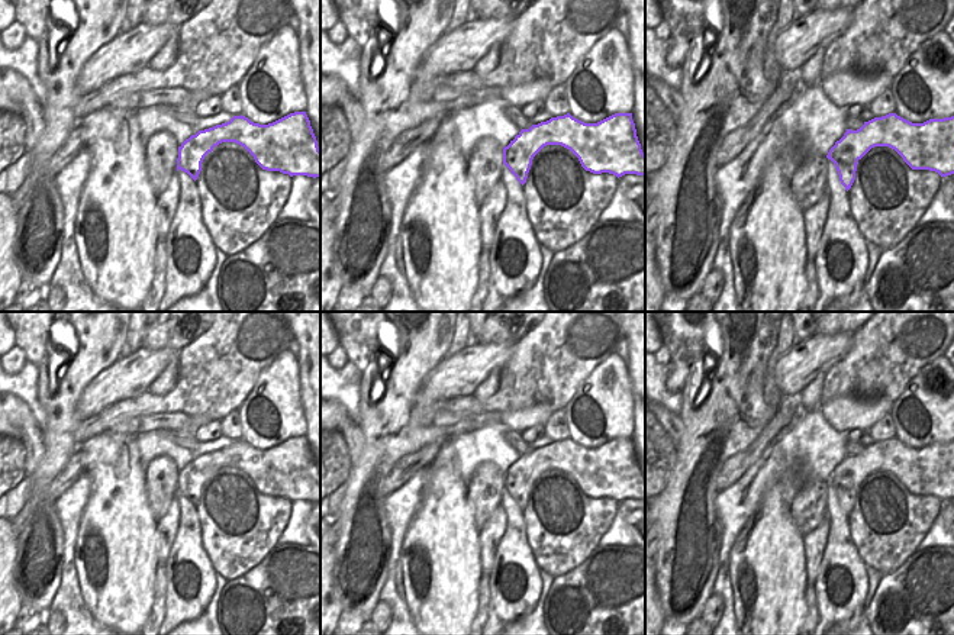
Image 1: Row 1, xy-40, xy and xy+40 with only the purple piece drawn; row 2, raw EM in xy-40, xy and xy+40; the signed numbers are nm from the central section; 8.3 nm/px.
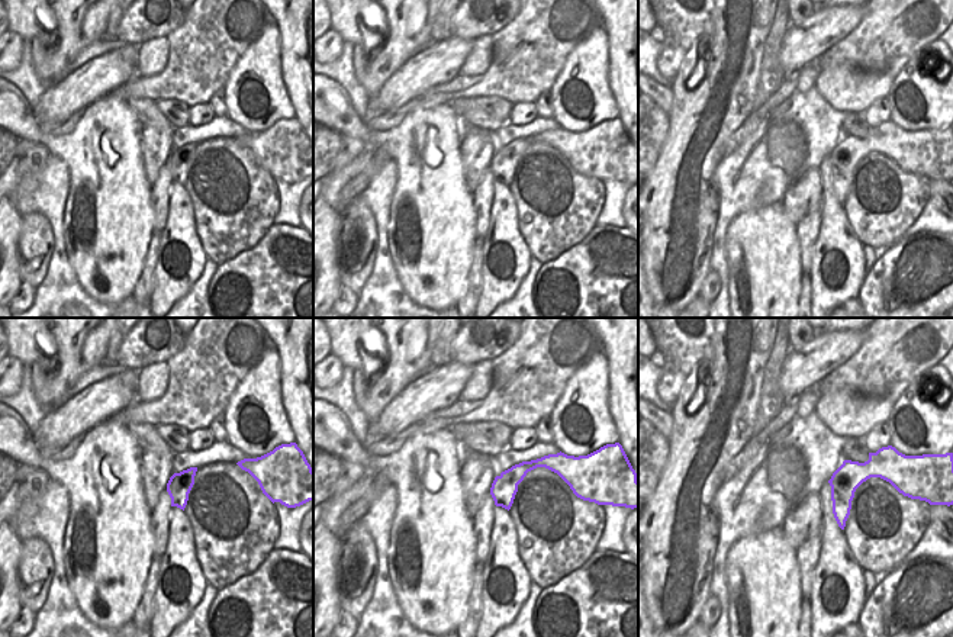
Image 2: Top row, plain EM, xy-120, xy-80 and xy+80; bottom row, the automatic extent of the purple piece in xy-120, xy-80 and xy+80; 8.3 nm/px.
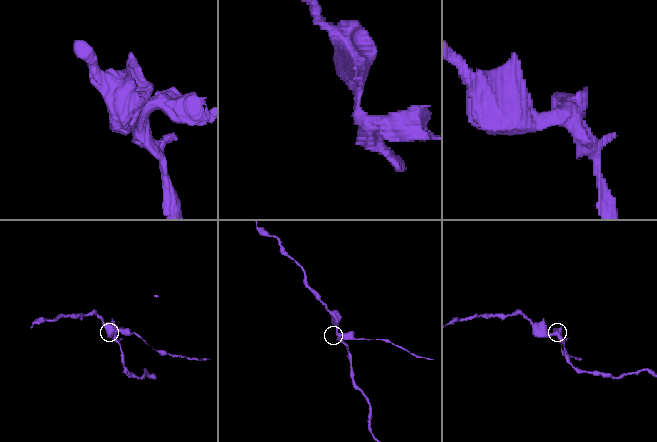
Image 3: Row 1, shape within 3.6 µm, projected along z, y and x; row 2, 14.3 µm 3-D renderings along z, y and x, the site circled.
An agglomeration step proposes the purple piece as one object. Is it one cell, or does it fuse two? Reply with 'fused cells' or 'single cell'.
fused cells

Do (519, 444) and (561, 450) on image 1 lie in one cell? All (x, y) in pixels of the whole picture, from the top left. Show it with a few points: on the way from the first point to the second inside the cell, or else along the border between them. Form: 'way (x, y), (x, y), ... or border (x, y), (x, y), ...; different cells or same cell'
way (529, 454), (551, 454); same cell

